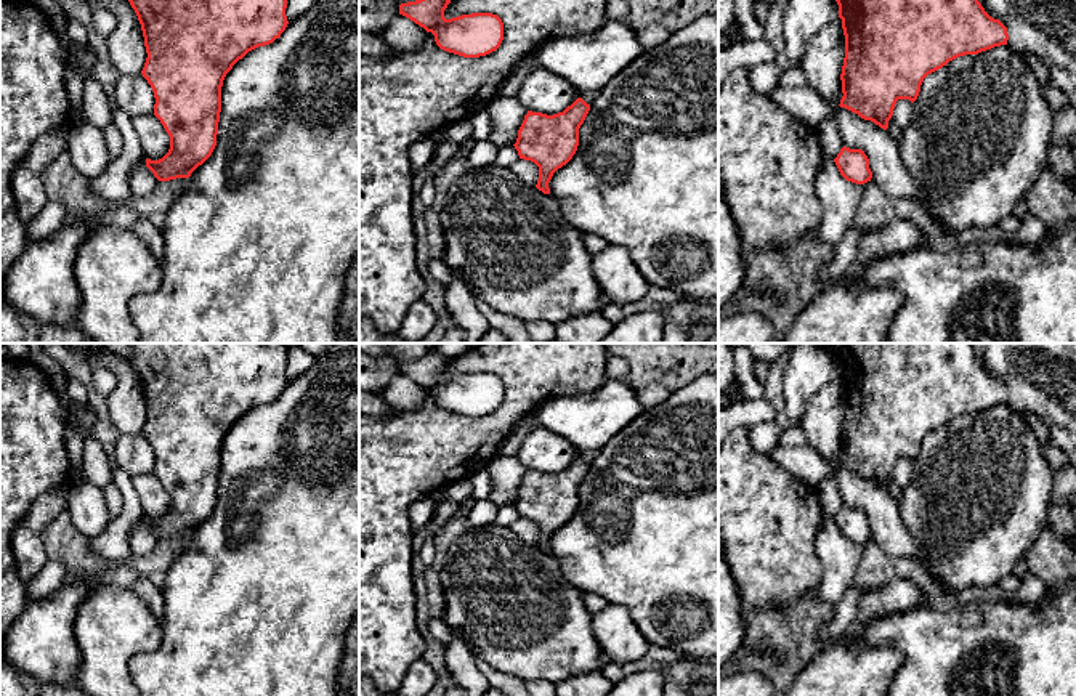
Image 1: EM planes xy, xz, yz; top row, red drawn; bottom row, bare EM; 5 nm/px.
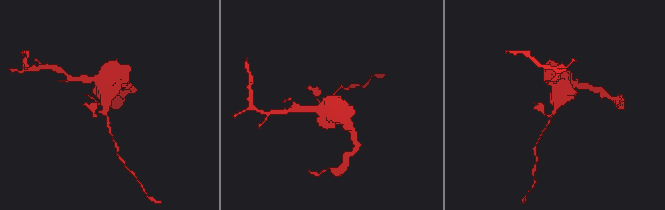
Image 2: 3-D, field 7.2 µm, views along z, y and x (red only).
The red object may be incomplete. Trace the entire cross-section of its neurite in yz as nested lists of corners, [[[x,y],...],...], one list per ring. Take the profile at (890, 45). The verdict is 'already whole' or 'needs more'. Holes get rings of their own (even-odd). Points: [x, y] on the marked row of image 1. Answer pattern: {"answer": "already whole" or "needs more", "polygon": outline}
{"answer": "already whole", "polygon": [[[835,0],[845,35],[845,58],[842,66],[840,107],[871,120],[880,128],[888,128],[888,120],[898,99],[914,103],[924,79],[946,66],[949,61],[978,55],[994,47],[1007,45],[1007,27],[991,18],[978,0]]]}

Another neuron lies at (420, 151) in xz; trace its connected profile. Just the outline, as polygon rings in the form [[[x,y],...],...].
[[[425,136],[412,143],[409,148],[409,160],[414,170],[427,167],[435,151],[433,141]]]

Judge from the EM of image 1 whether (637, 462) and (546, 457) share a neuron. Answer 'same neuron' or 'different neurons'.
different neurons

